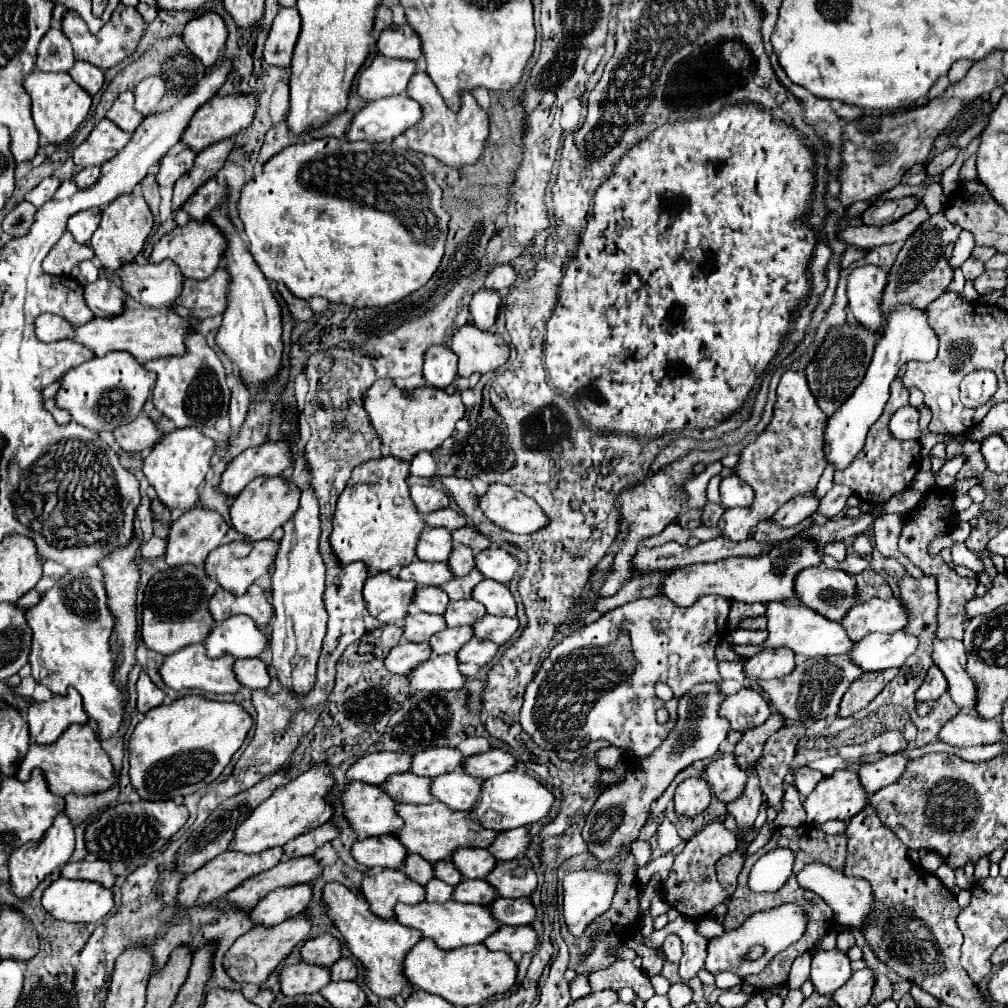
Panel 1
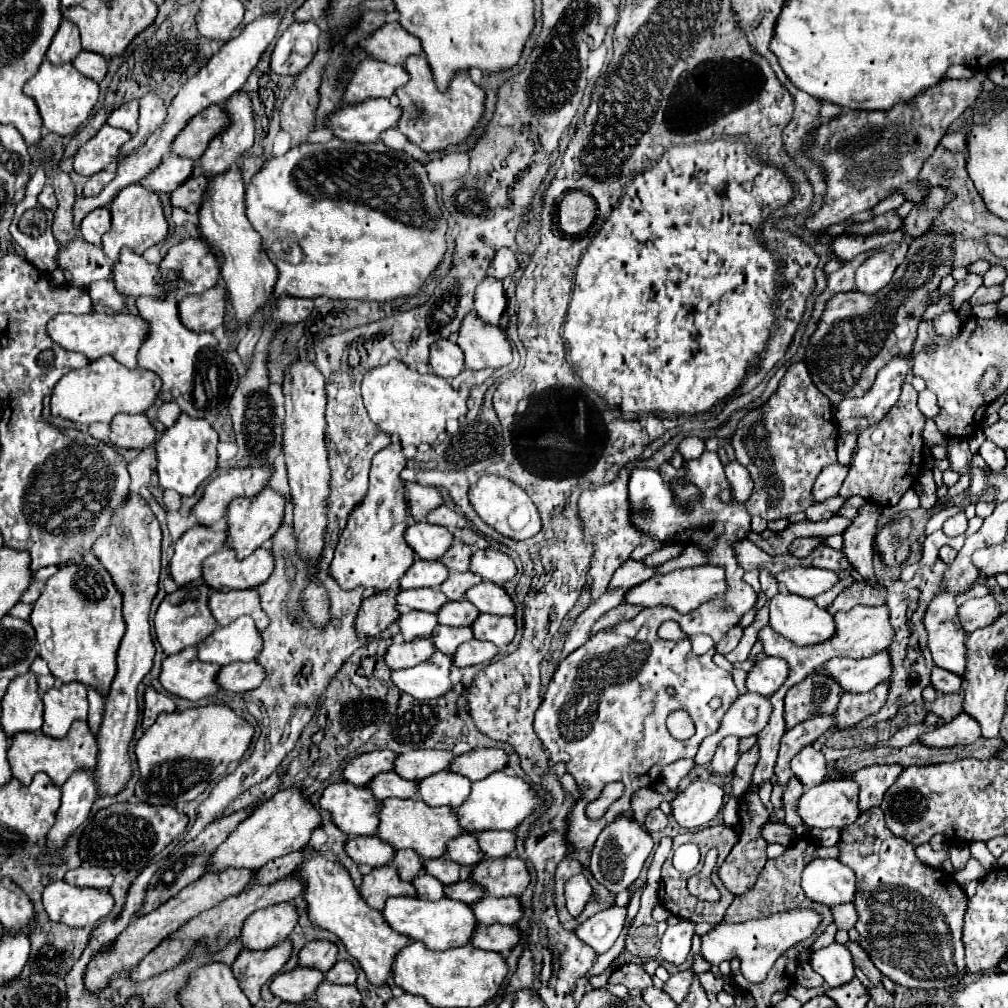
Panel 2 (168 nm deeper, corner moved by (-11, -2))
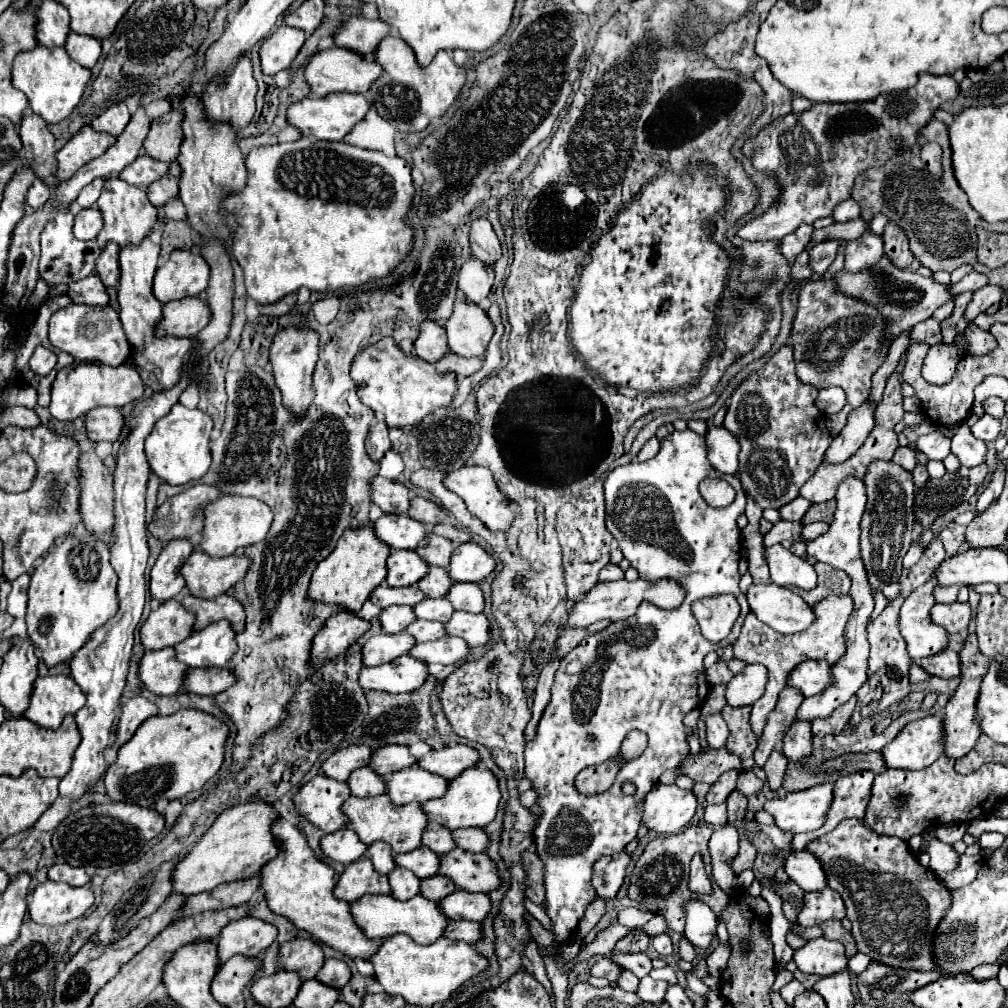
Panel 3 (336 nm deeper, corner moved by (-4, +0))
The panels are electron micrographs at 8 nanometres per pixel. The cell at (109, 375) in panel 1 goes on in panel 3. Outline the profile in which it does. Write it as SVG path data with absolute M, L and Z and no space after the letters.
M100 362L92 364L70 364L62 368L52 382L52 404L50 412L56 420L76 420L98 406L124 406L128 402L134 402L142 396L144 382L138 376L134 366L122 364L122 366L106 366Z

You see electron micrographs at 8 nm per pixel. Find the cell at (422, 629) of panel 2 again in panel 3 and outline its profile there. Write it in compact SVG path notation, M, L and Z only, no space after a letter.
M392 606L392 608L386 608L380 612L378 620L382 624L382 630L386 634L398 634L398 632L404 632L408 628L408 624L412 624L414 620L414 612L412 608L400 608L400 606Z

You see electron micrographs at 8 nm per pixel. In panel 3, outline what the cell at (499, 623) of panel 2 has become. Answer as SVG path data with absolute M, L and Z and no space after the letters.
M454 612L452 618L444 624L448 636L458 636L466 640L470 648L480 648L488 642L488 620L484 614L468 614L468 612Z

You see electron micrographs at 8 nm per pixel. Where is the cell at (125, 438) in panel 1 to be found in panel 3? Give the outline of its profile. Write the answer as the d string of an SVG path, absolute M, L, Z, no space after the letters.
M112 406L96 408L86 414L86 432L88 432L88 438L94 442L100 442L100 440L116 442L122 432L122 426L124 426L122 414Z

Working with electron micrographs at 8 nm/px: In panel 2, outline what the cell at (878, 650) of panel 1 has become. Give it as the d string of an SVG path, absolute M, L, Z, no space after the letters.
M881 650L859 660L831 658L829 662L825 662L821 672L831 674L831 678L835 678L845 692L867 692L891 676L893 664L889 652Z

